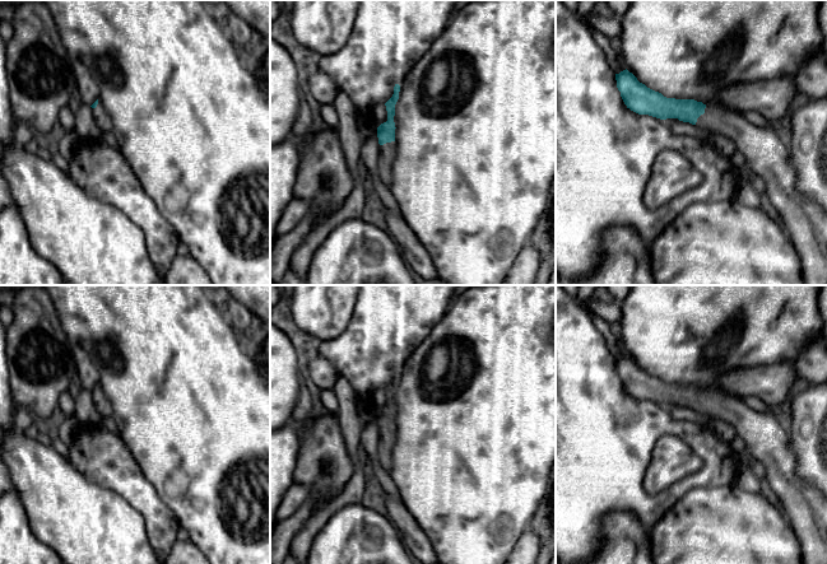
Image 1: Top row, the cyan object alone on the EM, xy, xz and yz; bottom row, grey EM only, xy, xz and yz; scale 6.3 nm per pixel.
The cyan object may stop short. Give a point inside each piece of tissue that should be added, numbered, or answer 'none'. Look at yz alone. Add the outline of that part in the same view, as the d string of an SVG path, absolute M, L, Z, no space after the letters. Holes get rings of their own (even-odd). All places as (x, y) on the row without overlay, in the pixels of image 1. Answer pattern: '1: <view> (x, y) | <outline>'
1: yz (766, 439) | M715 390L706 391L696 411L734 427L751 455L765 466L766 480L786 509L802 545L803 564L827 564L827 500L798 477L789 434L775 416Z

